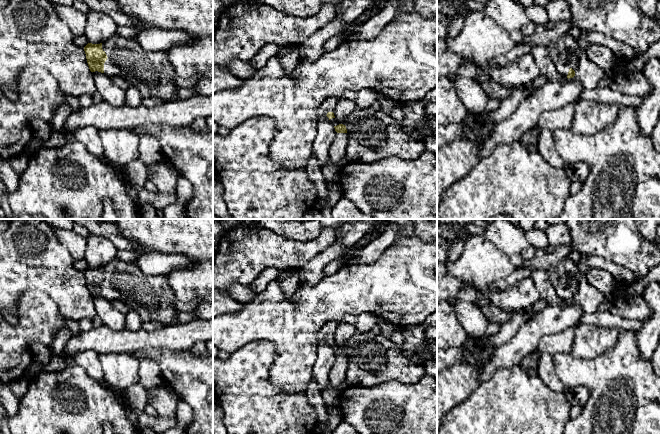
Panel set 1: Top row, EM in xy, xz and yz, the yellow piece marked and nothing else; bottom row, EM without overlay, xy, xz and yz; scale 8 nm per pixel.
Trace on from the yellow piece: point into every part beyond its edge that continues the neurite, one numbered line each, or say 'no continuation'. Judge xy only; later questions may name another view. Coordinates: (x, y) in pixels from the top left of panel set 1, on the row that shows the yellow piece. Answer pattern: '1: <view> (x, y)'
1: xy (150, 72)

